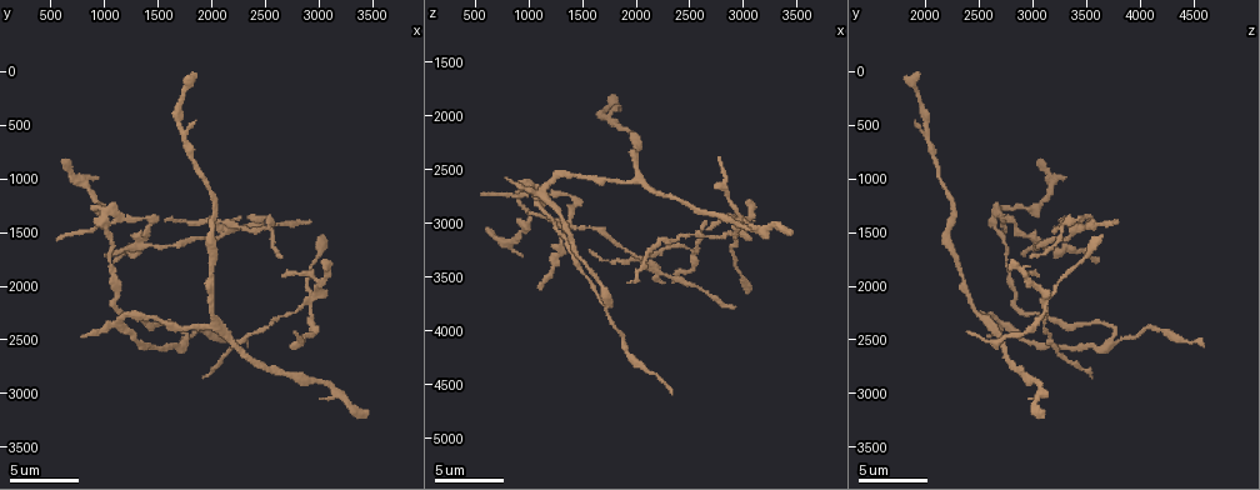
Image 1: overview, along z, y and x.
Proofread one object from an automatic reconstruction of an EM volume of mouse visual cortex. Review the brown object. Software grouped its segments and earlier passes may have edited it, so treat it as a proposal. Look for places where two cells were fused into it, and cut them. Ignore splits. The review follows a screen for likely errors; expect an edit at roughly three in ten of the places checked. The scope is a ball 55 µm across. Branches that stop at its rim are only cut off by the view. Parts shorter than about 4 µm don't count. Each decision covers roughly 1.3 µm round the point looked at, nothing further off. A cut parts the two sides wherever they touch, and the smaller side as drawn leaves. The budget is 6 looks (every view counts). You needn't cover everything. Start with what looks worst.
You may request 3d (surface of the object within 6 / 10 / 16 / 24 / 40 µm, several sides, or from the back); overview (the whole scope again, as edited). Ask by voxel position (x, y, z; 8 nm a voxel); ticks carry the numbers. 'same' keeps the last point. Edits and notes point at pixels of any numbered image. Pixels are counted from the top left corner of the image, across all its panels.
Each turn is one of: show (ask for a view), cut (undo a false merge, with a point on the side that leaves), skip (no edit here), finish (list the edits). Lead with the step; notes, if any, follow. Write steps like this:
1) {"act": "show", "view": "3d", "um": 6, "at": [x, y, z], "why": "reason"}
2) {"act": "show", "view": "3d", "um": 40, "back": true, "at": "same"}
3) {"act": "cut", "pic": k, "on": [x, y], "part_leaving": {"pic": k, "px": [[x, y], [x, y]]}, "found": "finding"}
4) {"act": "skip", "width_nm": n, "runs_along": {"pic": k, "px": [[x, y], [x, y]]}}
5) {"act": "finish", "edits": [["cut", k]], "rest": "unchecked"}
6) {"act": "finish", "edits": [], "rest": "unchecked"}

{"act": "show", "view": "3d", "um": 10, "at": [1380, 1620, 3020], "why": "four arms meet"}

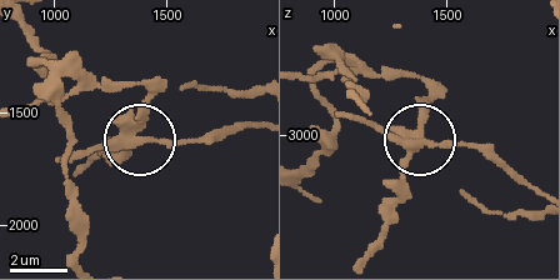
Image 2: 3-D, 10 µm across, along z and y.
{"act": "show", "view": "3d", "um": 10, "back": true, "at": [1400, 1620, 3030]}

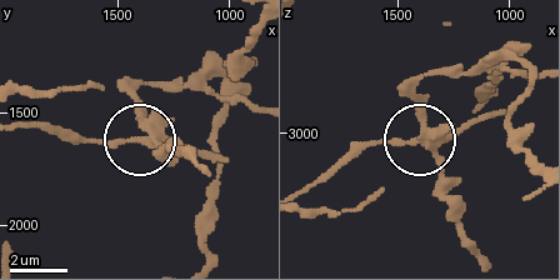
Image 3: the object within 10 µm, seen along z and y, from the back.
{"act": "cut", "pic": 3, "on": [113, 144], "part_leaving": {"pic": 3, "px": [[149, 134], [65, 139], [21, 124]]}, "found": "two cells meet here"}

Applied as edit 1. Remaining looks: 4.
{"act": "show", "view": "overview"}

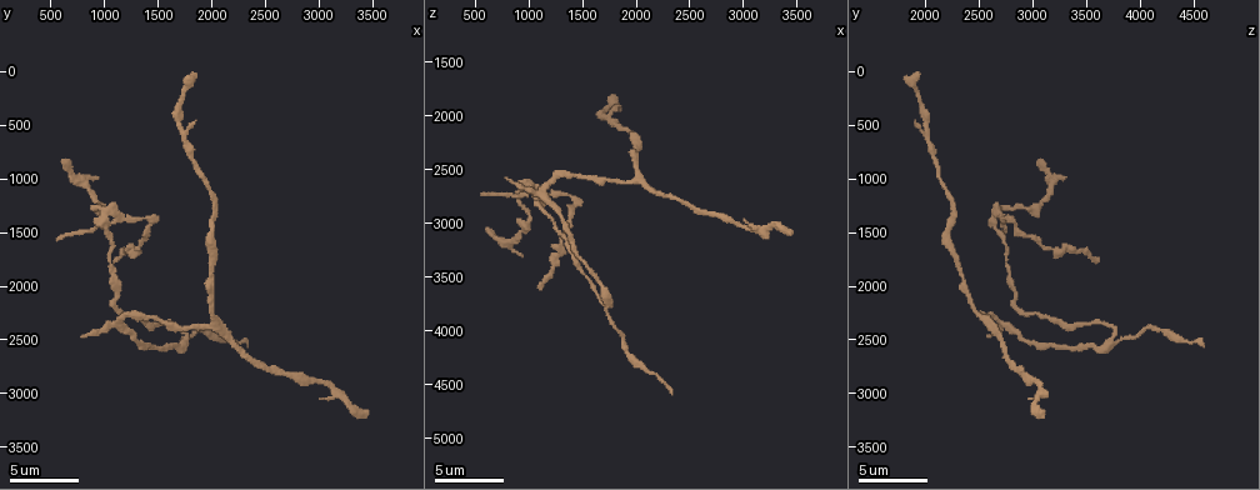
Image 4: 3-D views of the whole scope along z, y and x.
{"act": "show", "view": "3d", "um": 16, "at": [1720, 2520, 3720], "why": "side arm on a straight run"}

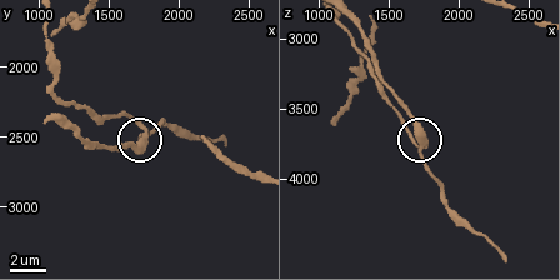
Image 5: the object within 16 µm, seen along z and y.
{"act": "skip", "runs_along": {"pic": 5, "px": [[83, 108], [94, 116], [130, 118], [141, 139], [150, 129]]}, "found": "one cell here"}

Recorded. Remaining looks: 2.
{"act": "show", "view": "3d", "um": 10, "at": [2040, 2320, 2560], "why": "three arms meet"}

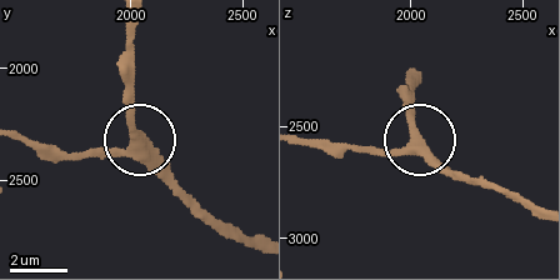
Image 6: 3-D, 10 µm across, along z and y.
{"act": "skip", "width_nm": 330, "runs_along": {"pic": 6, "px": [[21, 135], [71, 154], [121, 154], [140, 144], [176, 180]]}, "found": "one cell here"}

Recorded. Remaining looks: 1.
{"act": "finish", "edits": [["cut", 3]], "rest": "unchecked"}

